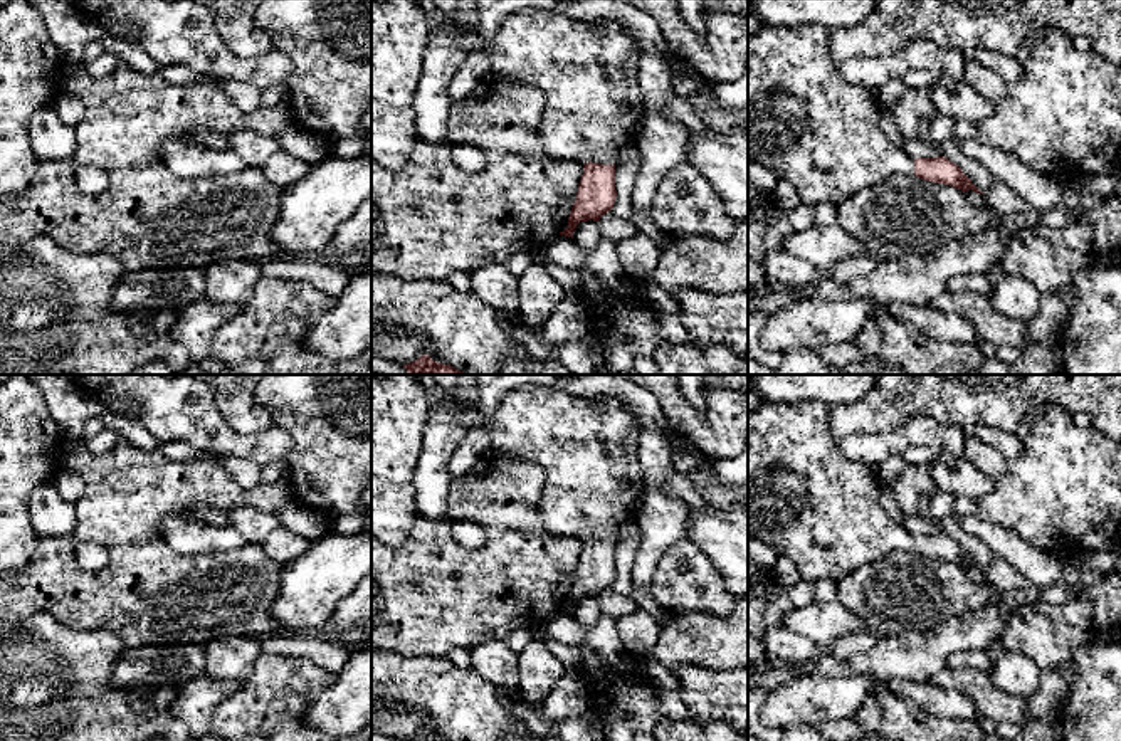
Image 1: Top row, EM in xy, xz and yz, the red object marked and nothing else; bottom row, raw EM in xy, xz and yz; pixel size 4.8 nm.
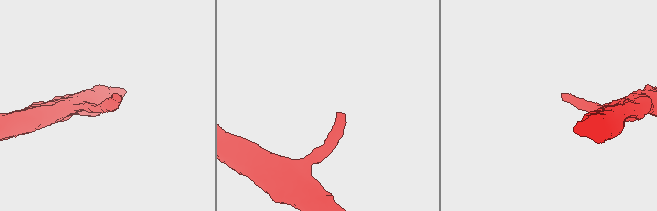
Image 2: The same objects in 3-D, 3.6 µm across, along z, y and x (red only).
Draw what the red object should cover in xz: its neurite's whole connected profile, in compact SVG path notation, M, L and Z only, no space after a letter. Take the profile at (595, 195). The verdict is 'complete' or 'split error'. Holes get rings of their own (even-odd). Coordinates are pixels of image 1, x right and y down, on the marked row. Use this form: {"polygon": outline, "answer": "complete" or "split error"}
{"polygon": "M521 8L504 17L497 29L491 52L491 72L538 87L546 97L538 128L543 146L553 158L576 160L583 165L583 175L568 217L568 227L560 235L573 239L573 232L580 222L598 222L613 208L618 151L634 139L644 116L642 92L637 81L642 54L635 32L613 20L580 22L555 12Z", "answer": "split error"}

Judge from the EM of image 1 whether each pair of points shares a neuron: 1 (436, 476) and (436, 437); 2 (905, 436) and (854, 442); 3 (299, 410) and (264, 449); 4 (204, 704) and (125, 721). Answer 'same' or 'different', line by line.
1: same
2: same
3: different
4: different

